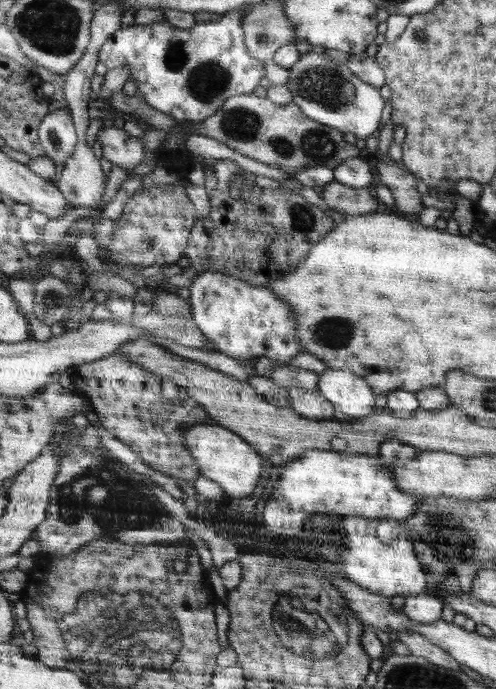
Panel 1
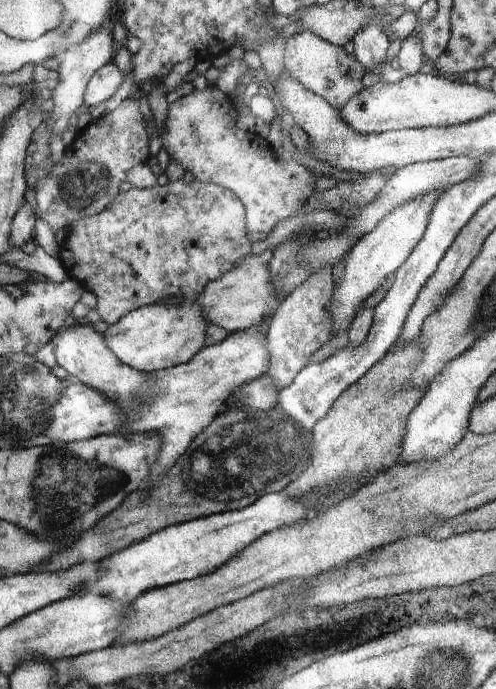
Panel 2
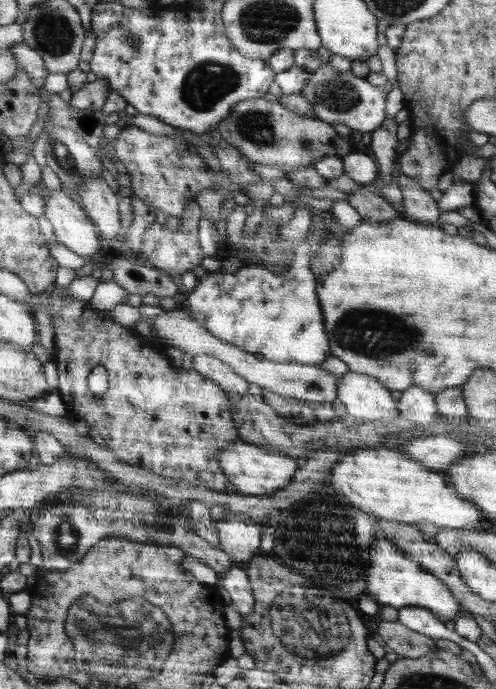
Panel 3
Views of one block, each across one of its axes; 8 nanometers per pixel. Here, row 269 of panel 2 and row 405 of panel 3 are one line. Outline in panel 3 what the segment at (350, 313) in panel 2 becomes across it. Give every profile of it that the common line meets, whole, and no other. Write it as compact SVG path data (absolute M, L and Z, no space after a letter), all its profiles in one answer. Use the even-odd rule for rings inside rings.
M351 371L338 377L338 390L336 390L336 399L340 400L346 407L348 415L364 421L383 421L384 423L394 422L394 418L400 418L398 400L392 397L392 390L380 383L374 376L368 376L366 373Z

